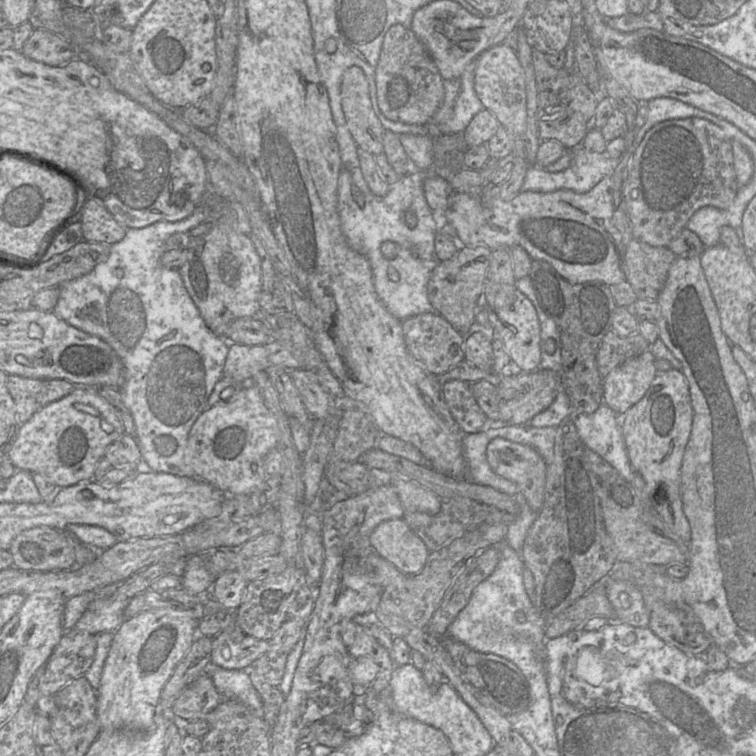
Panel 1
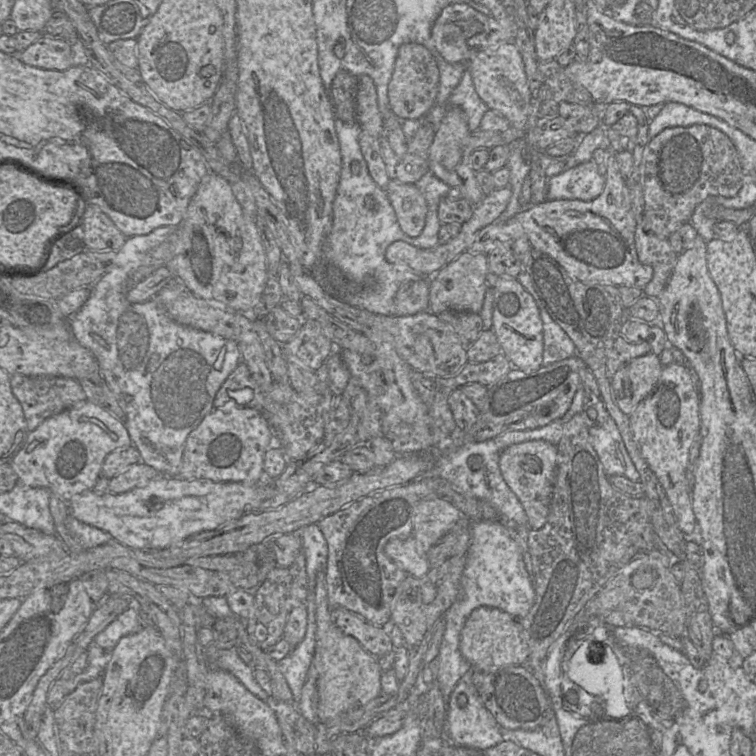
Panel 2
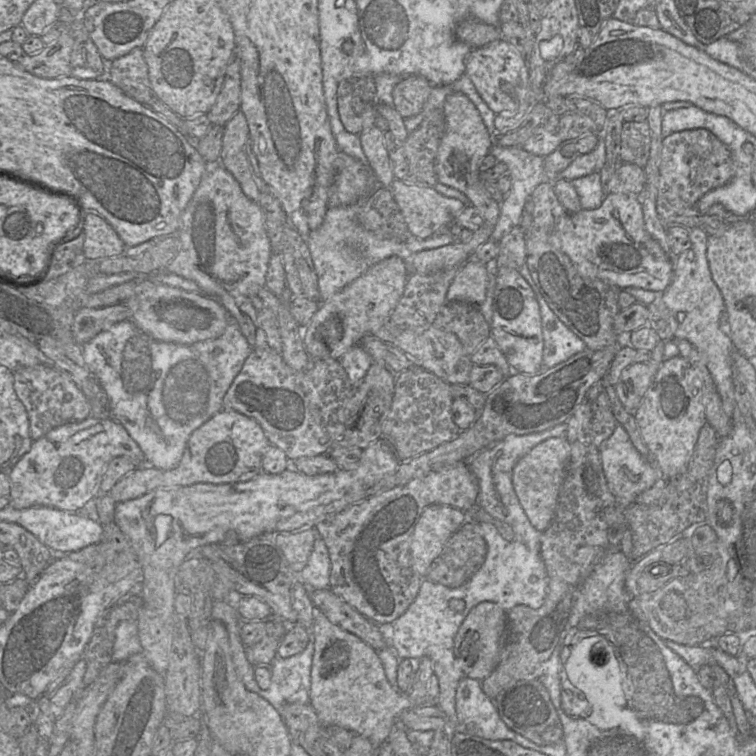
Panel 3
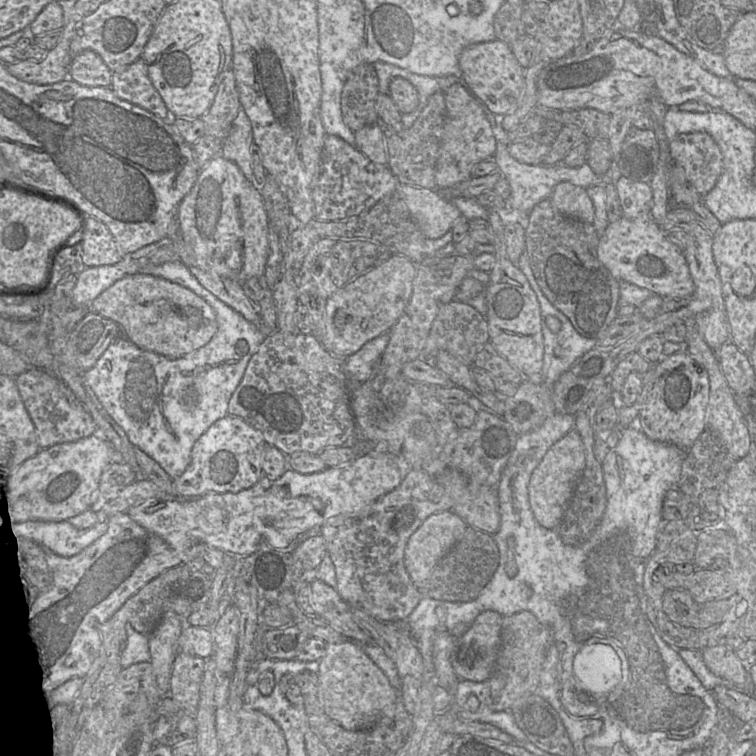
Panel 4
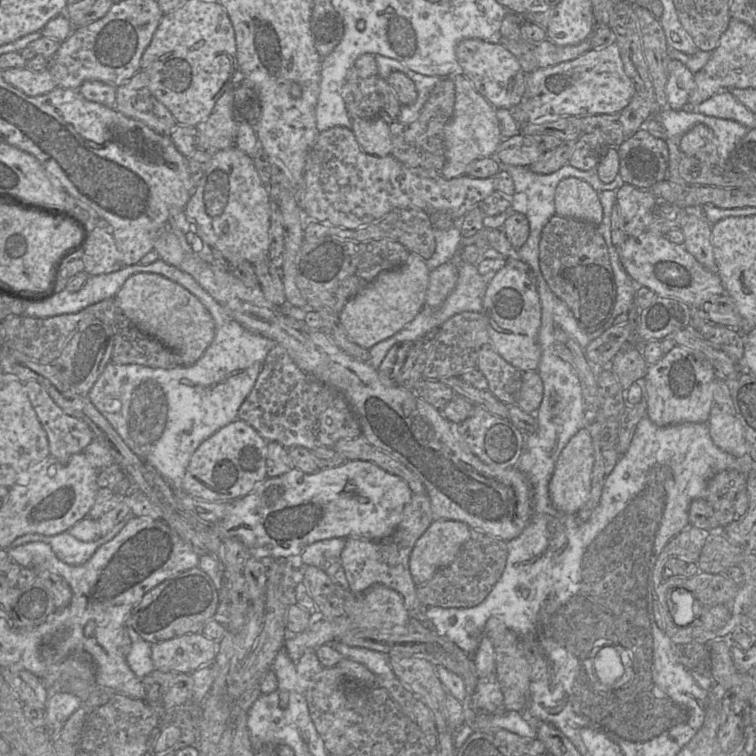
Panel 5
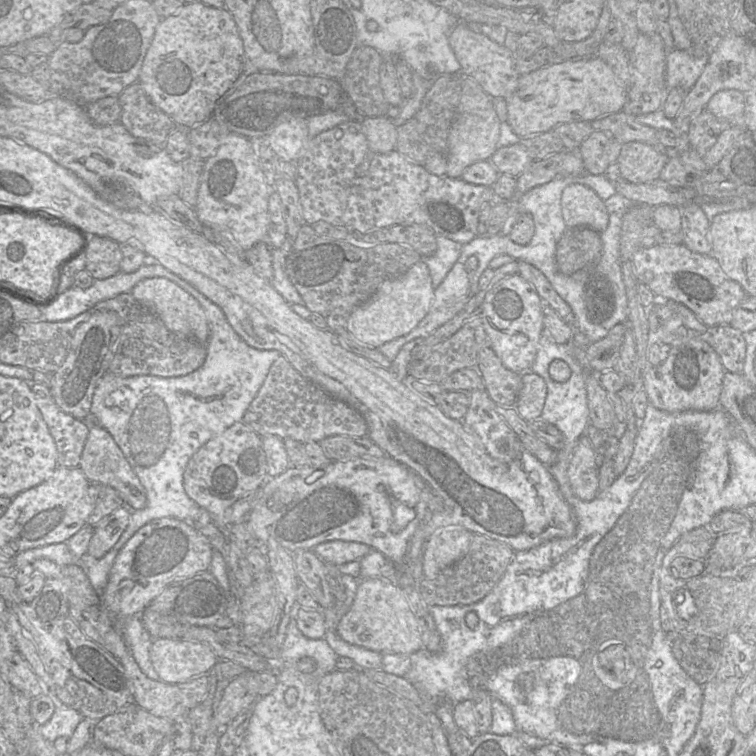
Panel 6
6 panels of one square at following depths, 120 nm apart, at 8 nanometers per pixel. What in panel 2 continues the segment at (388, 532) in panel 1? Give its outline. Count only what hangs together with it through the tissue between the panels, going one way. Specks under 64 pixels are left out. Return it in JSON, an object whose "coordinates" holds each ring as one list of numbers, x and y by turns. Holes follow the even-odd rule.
{"coordinates":[[413,535,406,539,389,540,384,547,384,552,407,575,422,577,430,569,427,556,418,553]]}

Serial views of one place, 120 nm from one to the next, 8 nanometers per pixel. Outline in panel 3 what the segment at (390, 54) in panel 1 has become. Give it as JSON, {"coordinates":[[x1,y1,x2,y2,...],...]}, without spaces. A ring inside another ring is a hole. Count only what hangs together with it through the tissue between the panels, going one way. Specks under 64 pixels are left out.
{"coordinates":[[419,75,402,77,392,91,393,107,405,118,419,114,427,101,432,85]]}

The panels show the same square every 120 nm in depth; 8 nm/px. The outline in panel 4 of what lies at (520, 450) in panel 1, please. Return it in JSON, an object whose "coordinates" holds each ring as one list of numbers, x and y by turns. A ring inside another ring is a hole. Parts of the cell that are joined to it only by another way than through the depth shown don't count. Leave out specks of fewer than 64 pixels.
{"coordinates":[[576,429,570,430,547,451,542,461,533,471,528,485,531,509,535,519,541,526,547,529,558,528,585,464,585,447]]}

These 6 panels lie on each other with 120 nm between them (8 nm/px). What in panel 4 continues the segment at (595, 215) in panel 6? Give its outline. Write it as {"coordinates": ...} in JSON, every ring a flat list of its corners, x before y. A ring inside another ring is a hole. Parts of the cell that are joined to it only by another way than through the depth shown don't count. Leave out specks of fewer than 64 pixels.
{"coordinates":[[562,181,555,186,550,199,555,208,563,215,586,223,593,223,595,209,585,188]]}

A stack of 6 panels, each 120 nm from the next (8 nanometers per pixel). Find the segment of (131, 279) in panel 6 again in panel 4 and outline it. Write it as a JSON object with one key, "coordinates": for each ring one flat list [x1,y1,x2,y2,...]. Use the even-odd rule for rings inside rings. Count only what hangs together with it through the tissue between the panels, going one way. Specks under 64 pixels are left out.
{"coordinates":[[167,240,145,245,113,265,85,267,77,274,71,299,73,306,89,306,117,280,132,274,148,274,190,289,215,311,216,333,207,344,194,352,180,358,168,358,142,349,125,336,119,335,95,365,85,372,86,380,98,400,124,430,129,441,175,479,189,465,191,450,197,439,215,421,228,415,229,400,239,385,249,360,267,335,203,287,180,259,160,265,136,259,151,249,160,248],[69,520,60,522,24,522,11,528,13,536,35,539,62,557,77,555,107,532,106,521,88,529,77,529]]}

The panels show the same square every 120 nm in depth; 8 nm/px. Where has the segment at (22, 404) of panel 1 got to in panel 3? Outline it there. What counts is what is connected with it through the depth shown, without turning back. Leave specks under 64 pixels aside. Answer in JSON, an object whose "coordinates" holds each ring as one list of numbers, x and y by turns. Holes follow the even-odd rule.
{"coordinates":[[38,364,14,371,14,389,26,408,33,441,64,424,80,422,91,416,90,401,72,379,50,364]]}

